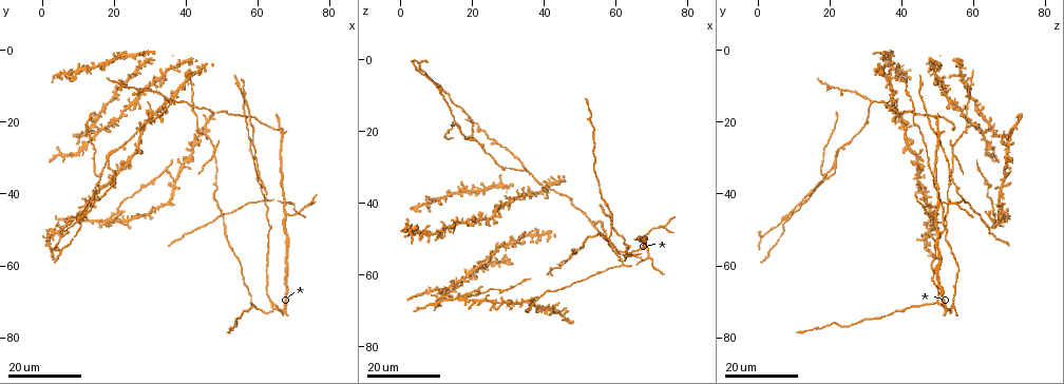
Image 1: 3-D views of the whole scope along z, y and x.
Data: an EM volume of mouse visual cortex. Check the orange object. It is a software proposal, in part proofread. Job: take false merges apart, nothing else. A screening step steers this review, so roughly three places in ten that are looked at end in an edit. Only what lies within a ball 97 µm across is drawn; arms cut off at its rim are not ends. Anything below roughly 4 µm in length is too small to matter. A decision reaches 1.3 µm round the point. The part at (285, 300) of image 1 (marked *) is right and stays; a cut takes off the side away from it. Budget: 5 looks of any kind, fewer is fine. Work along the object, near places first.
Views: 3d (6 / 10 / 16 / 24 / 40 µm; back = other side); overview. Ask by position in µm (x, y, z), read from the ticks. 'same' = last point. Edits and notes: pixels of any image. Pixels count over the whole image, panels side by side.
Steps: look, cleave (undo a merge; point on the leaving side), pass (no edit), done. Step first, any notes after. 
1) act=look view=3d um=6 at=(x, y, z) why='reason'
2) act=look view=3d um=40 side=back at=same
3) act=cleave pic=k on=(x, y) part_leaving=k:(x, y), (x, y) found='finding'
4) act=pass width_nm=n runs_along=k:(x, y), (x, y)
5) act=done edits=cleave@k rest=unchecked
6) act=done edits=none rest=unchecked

act=look view=3d um=16 at=(58.0, 69.5, 50.0) why='three-way junction'

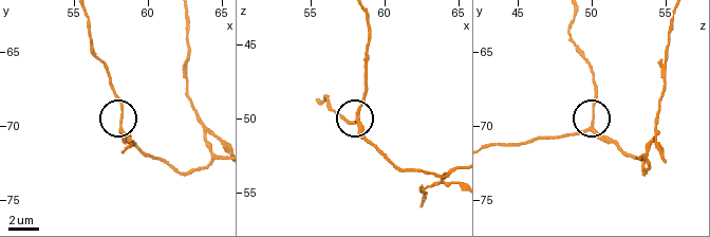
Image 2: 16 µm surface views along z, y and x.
act=look view=3d um=6 at=(58.2, 70.0, 50.0)

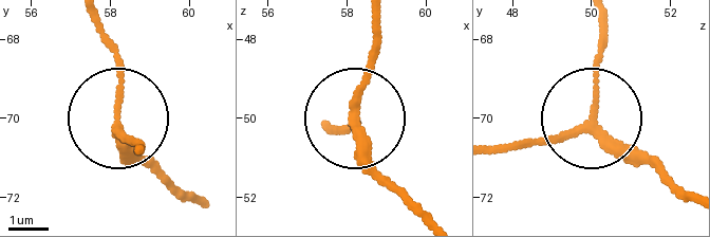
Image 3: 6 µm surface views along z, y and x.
act=pass arms=3 runs_along=3:(427, 216), (376, 165), (356, 125), (376, 23) found='all the same neuron'

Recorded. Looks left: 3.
act=look view=3d um=16 at=(69.0, 45.0, 48.5) why='arms part here'

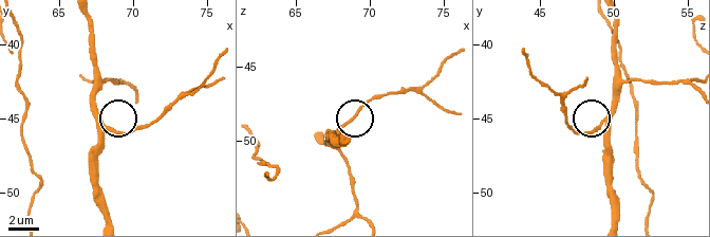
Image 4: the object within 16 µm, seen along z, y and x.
act=look view=3d um=10 at=(68.2, 45.6, 48.8) why='closer look'

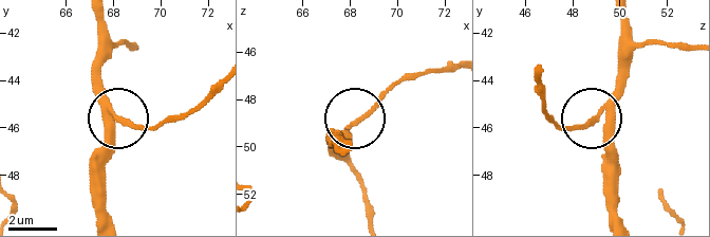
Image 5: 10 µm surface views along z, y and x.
act=pass side_arm_um=13 runs_along=5:(110, 215), (108, 135), (120, 120), (149, 129), (159, 125) found='all the same neuron'

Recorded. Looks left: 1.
act=done edits=none rest=unchecked

